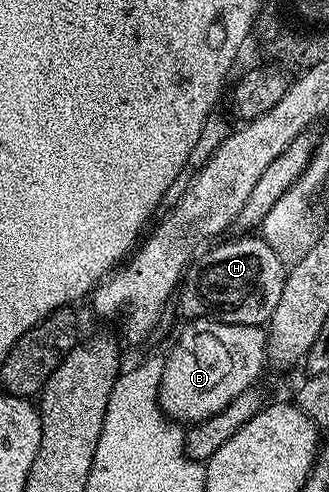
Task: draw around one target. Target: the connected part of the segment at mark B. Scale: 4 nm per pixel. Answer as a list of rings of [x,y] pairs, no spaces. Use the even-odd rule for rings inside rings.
[[[195,317],[182,329],[170,358],[165,358],[162,366],[162,386],[158,389],[158,403],[165,416],[179,423],[203,421],[228,407],[240,391],[251,388],[262,373],[262,365],[267,364],[266,335],[256,325],[233,325],[216,321],[212,317]]]

